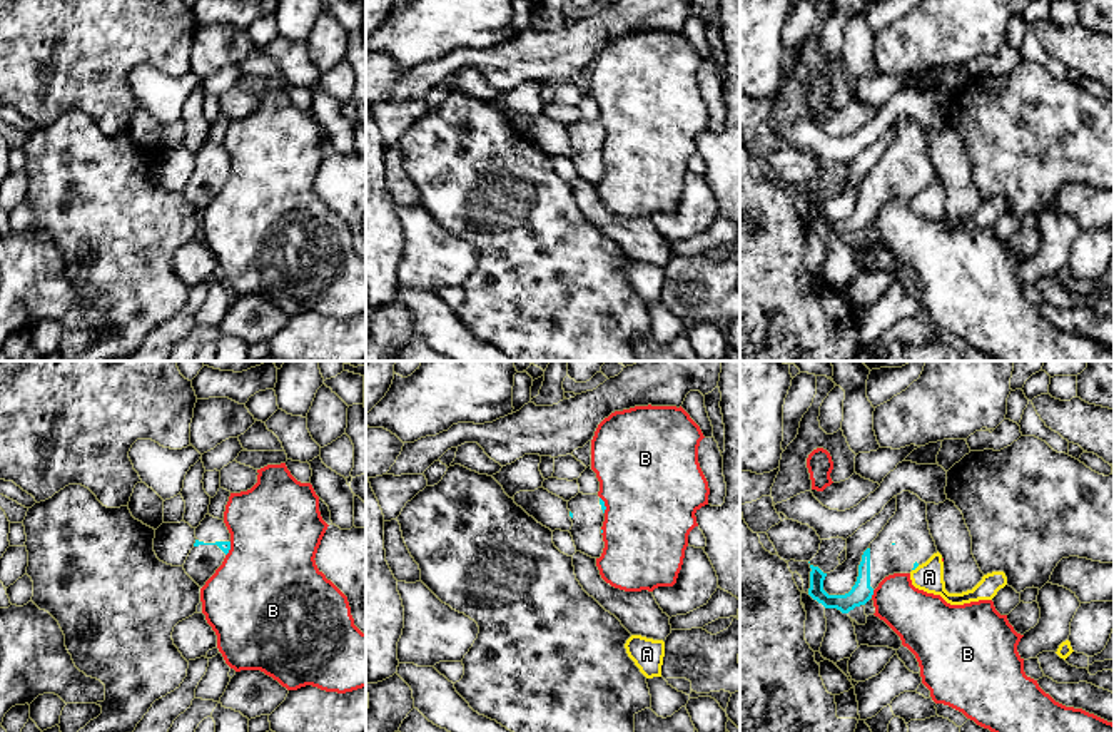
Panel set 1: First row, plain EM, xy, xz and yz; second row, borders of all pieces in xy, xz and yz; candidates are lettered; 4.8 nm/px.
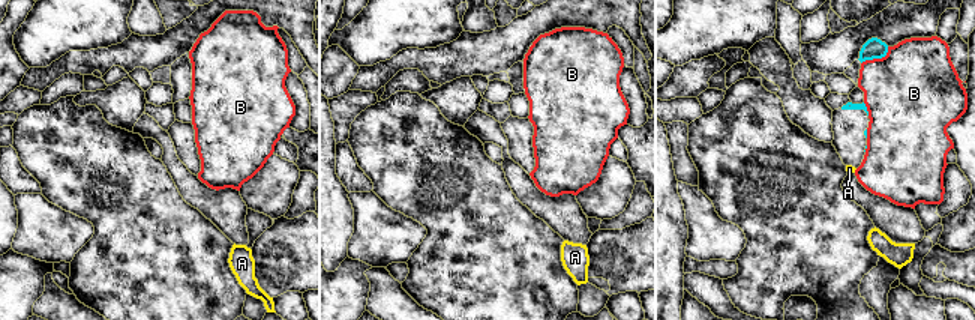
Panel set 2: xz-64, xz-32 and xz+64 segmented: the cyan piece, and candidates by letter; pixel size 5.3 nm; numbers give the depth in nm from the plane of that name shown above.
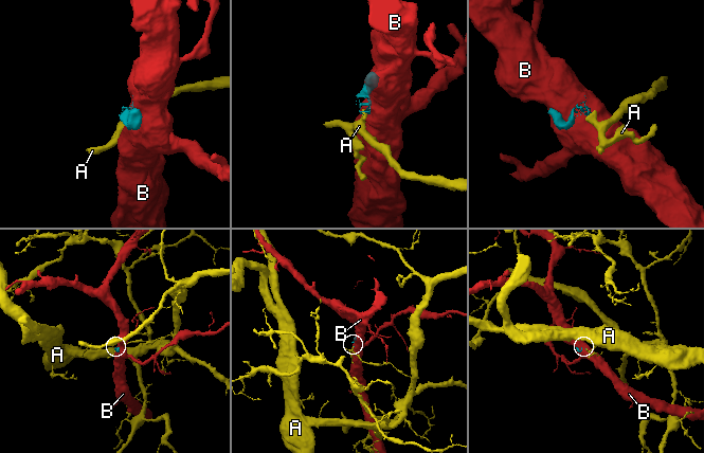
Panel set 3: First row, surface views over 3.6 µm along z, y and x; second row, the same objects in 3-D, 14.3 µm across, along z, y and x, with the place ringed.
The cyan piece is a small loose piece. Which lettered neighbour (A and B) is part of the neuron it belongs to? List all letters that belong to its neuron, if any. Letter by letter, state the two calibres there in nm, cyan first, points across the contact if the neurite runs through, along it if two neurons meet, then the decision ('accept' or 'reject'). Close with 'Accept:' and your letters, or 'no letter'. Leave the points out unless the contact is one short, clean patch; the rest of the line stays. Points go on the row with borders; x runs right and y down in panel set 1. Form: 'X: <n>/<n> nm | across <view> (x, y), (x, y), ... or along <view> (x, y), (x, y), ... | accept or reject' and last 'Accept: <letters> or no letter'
A: 20/140 nm | along yz (919, 565), (912, 570) | reject
B: 50/480 nm | reject
Accept: no letter

